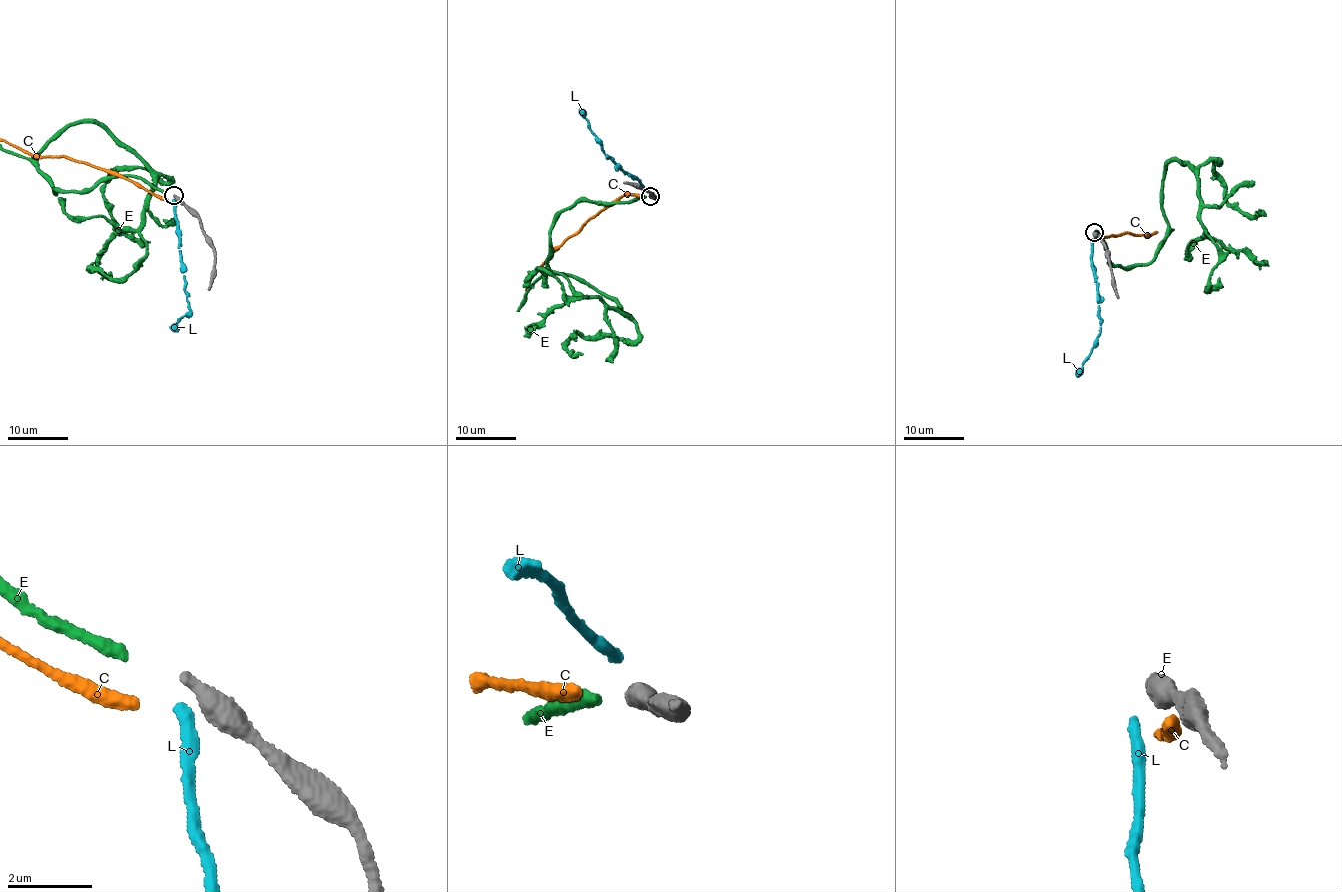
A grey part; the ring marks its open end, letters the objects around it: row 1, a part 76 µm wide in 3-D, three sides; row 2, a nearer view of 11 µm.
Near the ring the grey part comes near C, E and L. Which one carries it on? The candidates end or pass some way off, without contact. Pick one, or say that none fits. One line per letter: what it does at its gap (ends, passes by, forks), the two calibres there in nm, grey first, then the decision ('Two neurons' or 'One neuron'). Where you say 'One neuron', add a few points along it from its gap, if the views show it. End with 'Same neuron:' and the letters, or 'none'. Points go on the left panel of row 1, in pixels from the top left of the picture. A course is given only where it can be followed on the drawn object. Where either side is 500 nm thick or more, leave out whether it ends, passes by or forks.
C: It ends there. Thickness 280 nm (grey) against 340 nm. Two neurons
E: It ends there. Thickness 280 nm (grey) against 300 nm. One neuron
L: It ends there. Thickness 280 nm (grey) against 280 nm. Two neurons
Same neuron: E

